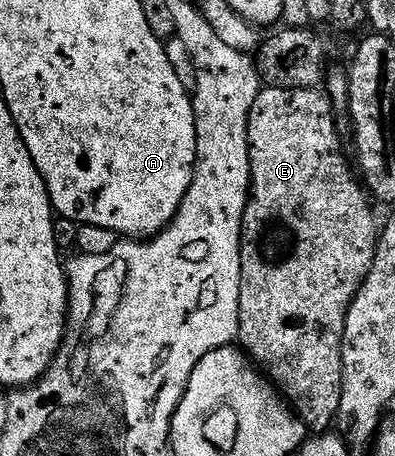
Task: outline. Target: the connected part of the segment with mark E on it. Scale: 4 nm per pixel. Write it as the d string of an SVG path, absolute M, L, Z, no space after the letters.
M270 86L261 89L259 96L254 100L248 121L248 155L252 169L252 185L246 204L246 212L242 216L242 236L240 237L242 288L240 289L240 336L238 342L249 359L280 391L288 405L292 407L296 417L302 419L309 432L331 431L336 421L338 404L342 400L342 340L344 339L346 316L354 296L360 291L370 272L378 241L378 222L376 226L376 218L372 215L373 203L370 201L365 187L358 181L354 170L354 175L352 175L352 170L348 167L348 158L344 155L343 144L340 143L340 130L336 127L336 117L338 117L338 111L323 89L287 90Z

